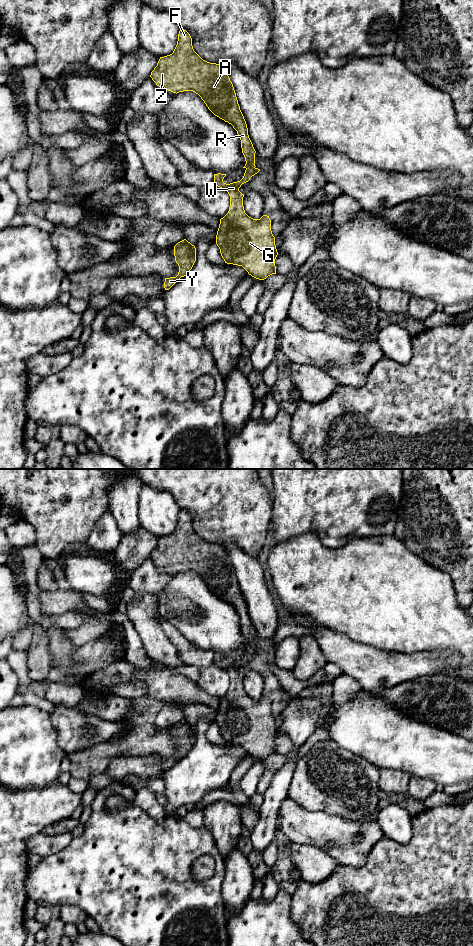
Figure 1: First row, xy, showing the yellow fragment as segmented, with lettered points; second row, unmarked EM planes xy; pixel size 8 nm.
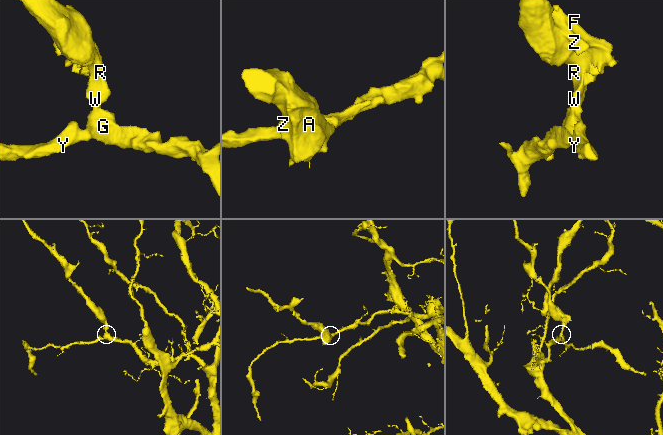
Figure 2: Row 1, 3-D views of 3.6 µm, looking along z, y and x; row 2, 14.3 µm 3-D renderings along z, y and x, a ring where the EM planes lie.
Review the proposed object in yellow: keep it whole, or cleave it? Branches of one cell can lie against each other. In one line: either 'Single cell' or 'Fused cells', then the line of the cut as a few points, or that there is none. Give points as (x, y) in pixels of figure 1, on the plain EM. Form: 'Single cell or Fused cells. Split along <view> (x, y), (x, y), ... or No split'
Single cell. No split

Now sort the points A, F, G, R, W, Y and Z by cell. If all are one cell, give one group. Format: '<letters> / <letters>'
A F G R W Y Z

